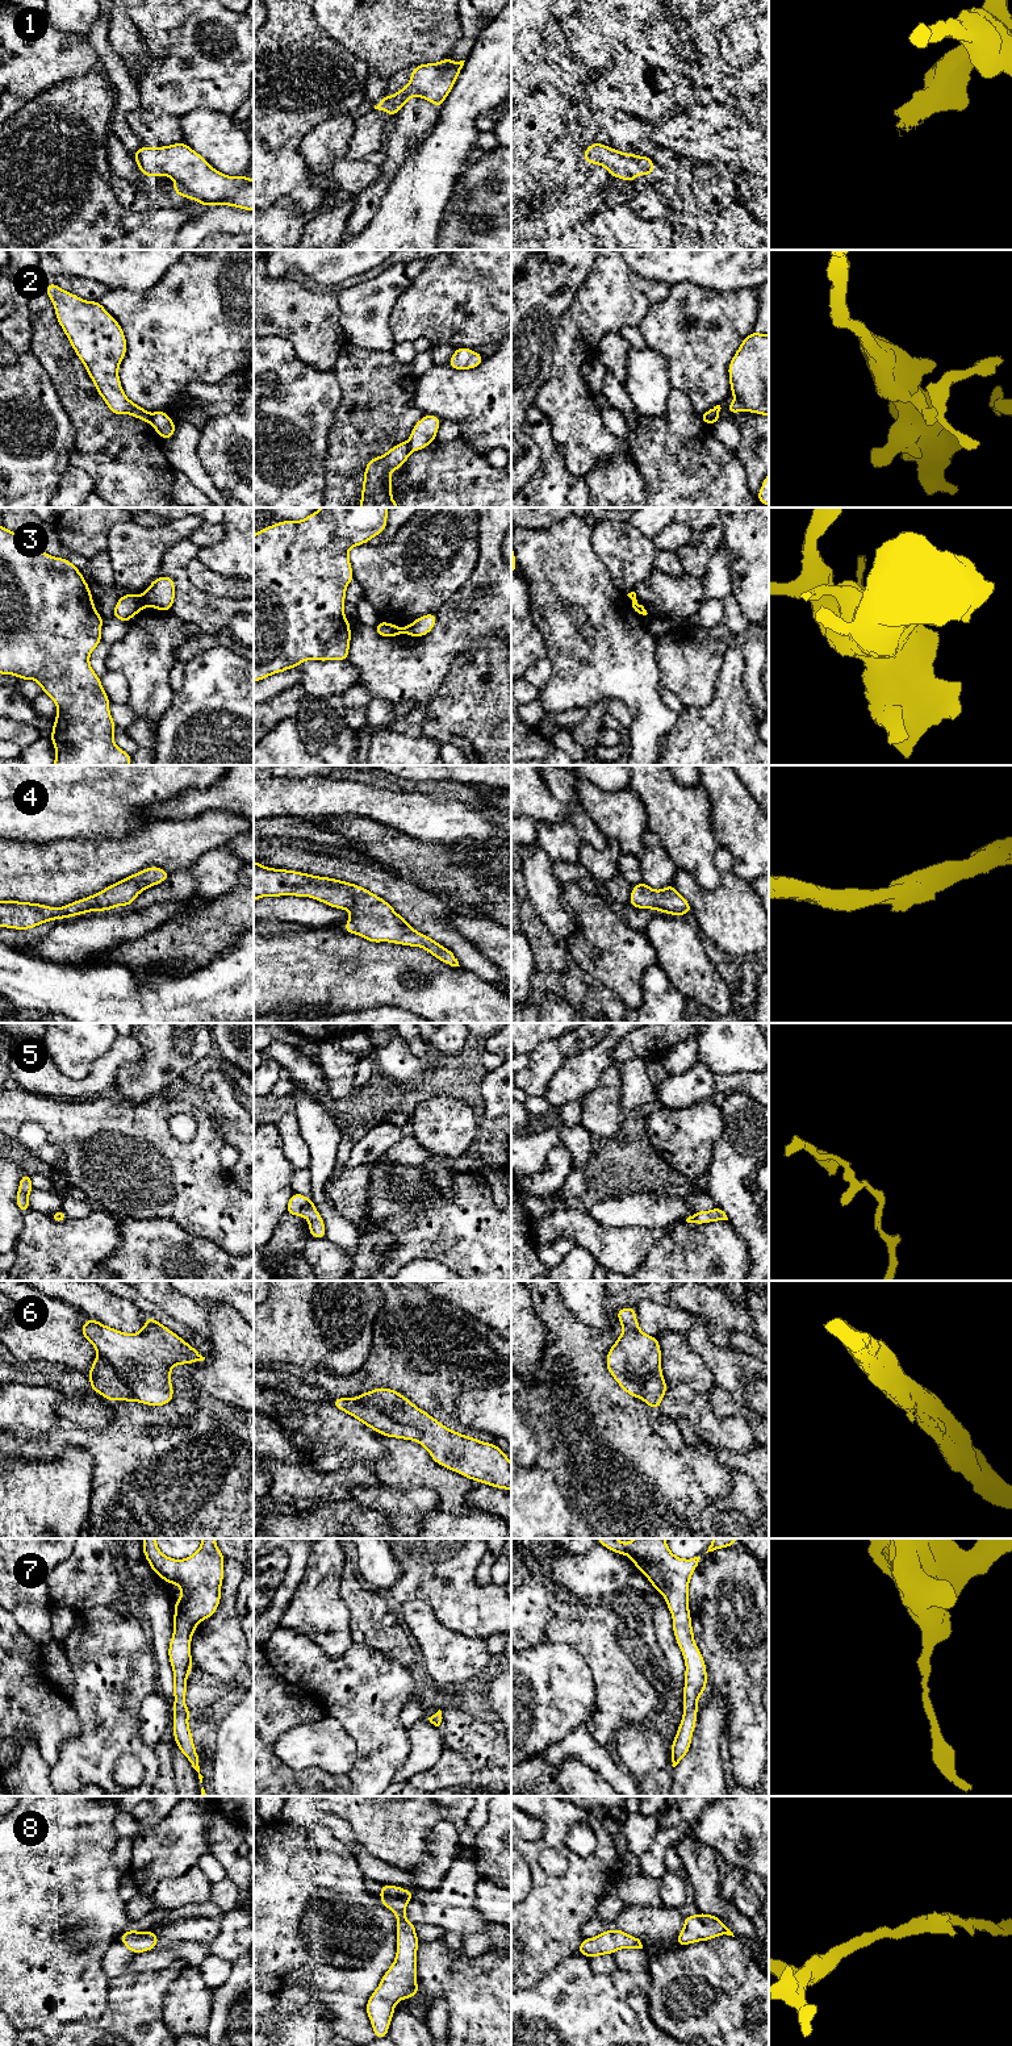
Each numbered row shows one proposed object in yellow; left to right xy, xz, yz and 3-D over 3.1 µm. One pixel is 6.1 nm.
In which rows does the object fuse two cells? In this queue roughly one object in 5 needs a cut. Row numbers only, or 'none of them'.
2, 3, 6

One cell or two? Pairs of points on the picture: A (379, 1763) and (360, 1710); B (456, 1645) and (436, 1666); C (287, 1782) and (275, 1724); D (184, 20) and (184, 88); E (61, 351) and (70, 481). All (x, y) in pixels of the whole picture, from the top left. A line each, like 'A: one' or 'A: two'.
A: one
B: one
C: one
D: one
E: two

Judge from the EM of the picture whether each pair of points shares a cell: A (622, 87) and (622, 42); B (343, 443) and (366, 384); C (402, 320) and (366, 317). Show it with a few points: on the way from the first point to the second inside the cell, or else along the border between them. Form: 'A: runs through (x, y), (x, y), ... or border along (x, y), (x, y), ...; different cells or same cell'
A: runs through (622, 76), (622, 53); same cell
B: runs through (358, 429), (366, 421), (366, 399); same cell
C: border along (404, 292), (394, 303), (389, 317), (394, 343); different cells

